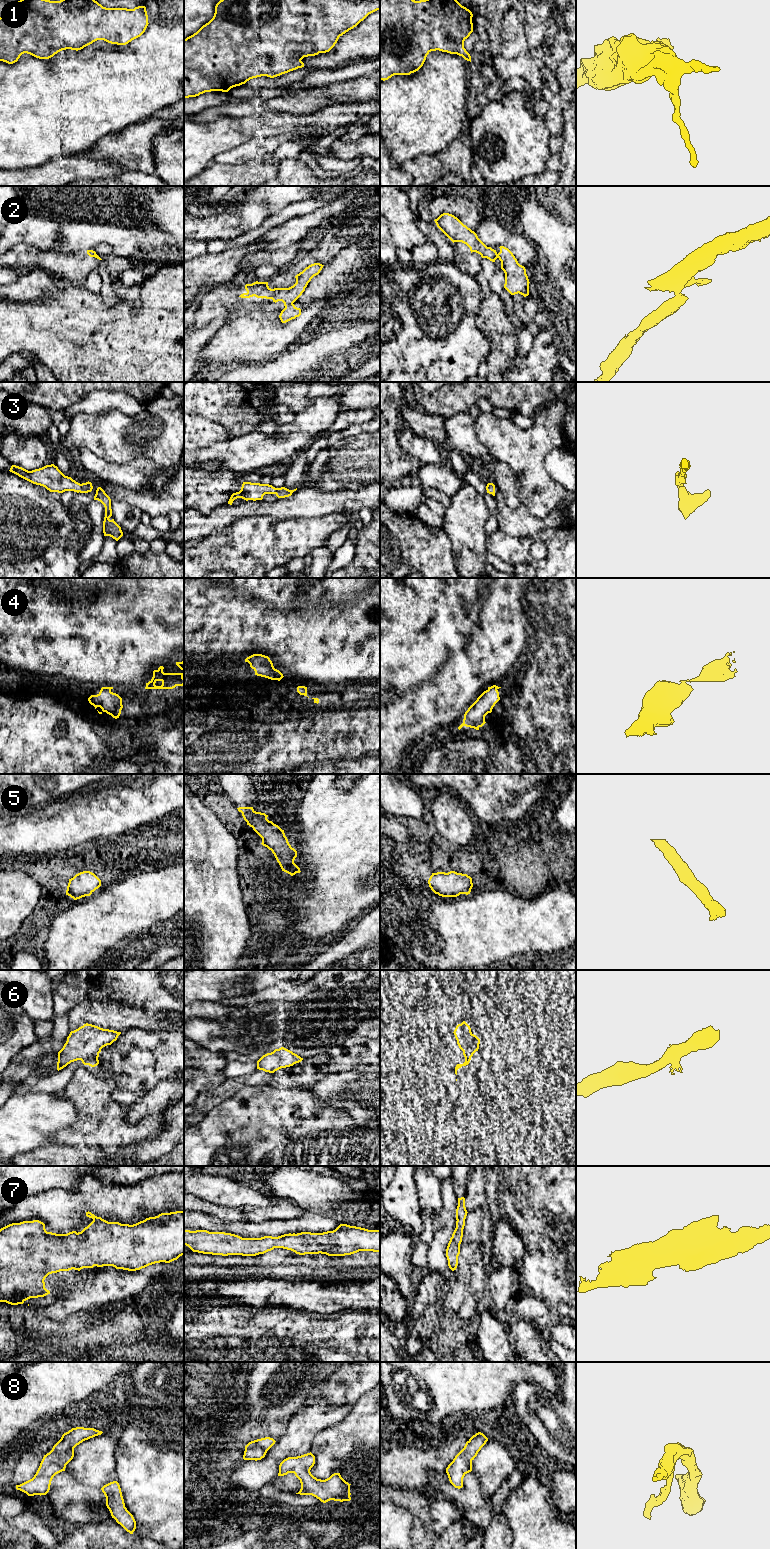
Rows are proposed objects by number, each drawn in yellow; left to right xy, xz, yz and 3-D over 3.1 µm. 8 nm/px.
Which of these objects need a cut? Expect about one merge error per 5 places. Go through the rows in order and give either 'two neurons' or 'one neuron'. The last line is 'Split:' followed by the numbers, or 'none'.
1: one neuron
2: two neurons
3: one neuron
4: one neuron
5: one neuron
6: one neuron
7: one neuron
8: one neuron
Split: 2

